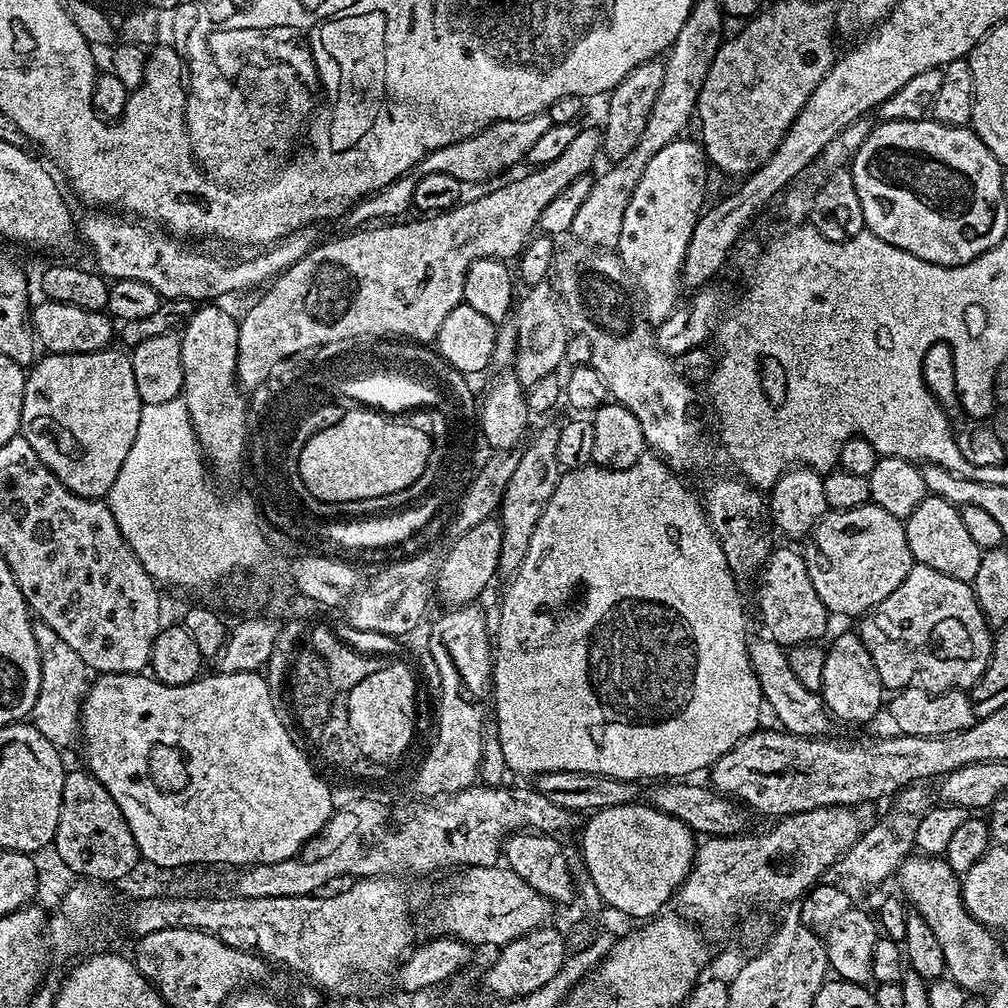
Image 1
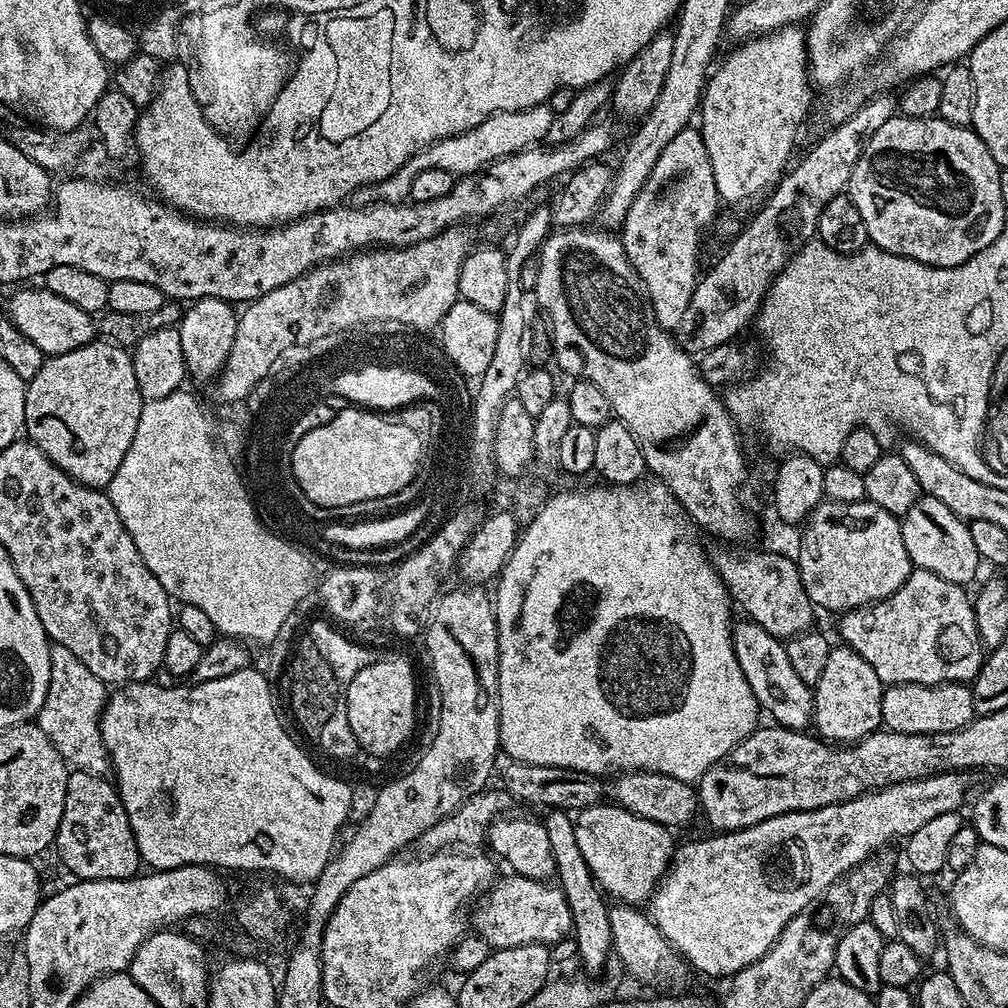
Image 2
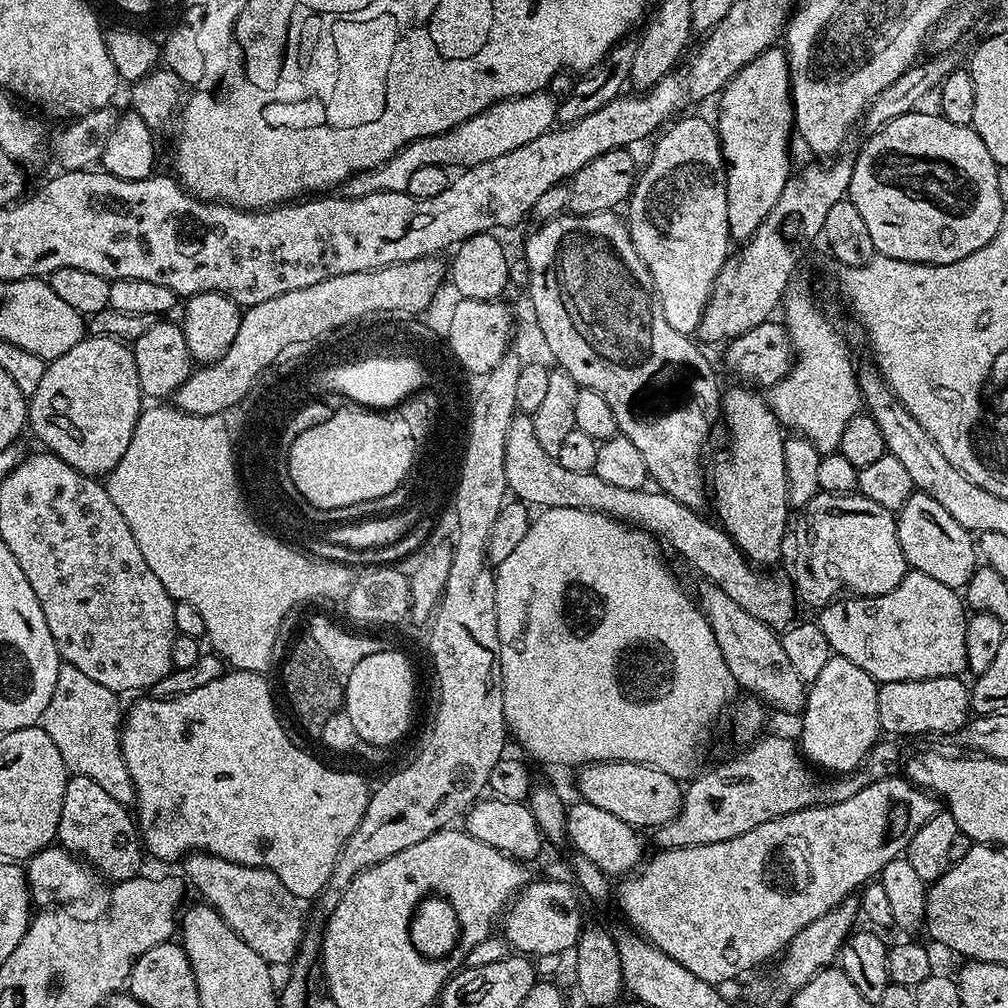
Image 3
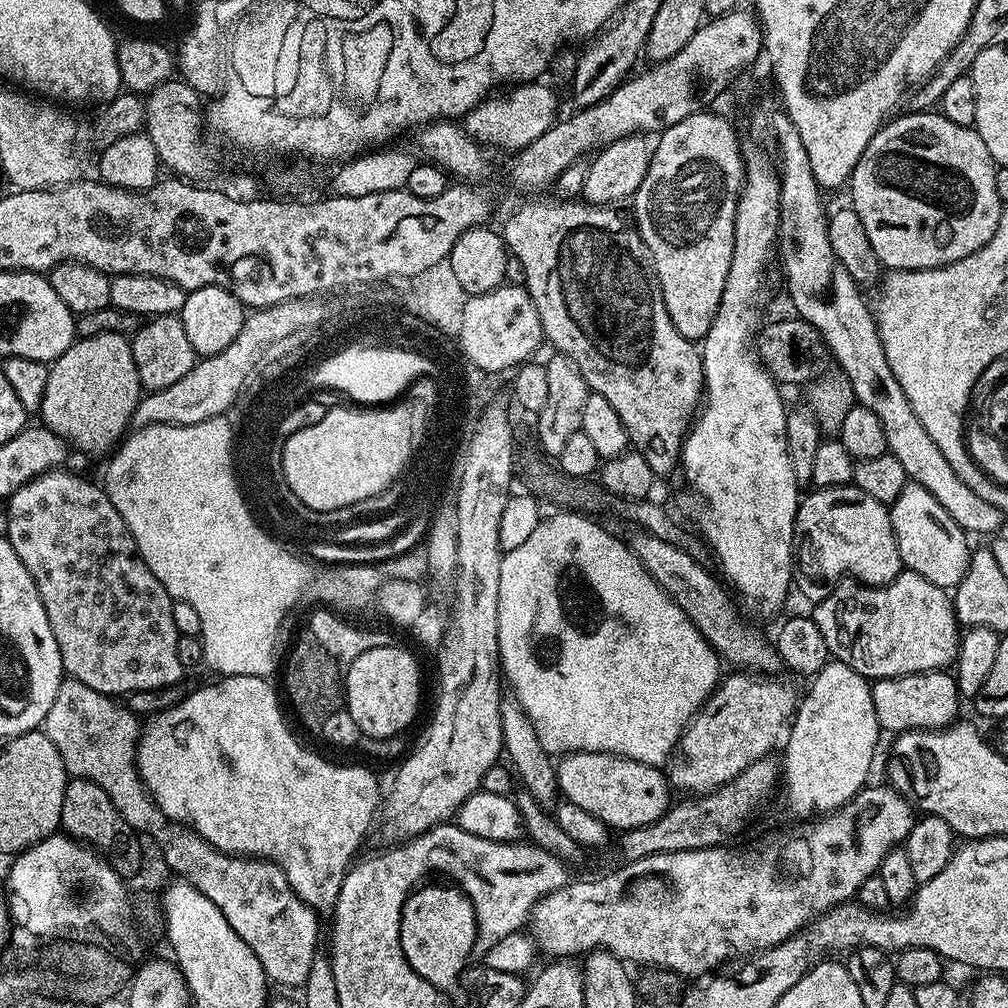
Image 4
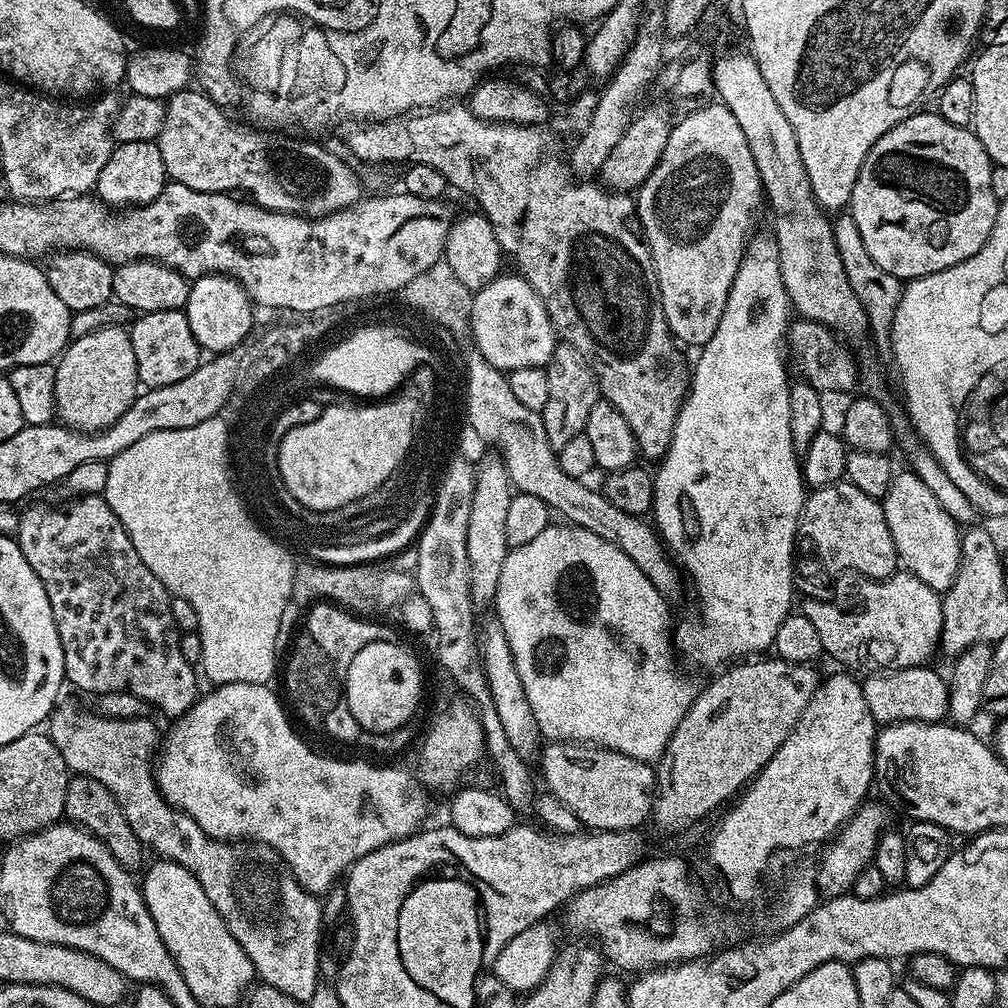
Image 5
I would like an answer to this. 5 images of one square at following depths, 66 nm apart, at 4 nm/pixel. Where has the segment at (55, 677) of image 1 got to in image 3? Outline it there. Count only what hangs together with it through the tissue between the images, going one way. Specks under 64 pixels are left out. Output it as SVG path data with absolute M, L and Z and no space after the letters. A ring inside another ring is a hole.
M61 663L58 670L58 682L54 682L54 694L50 694L50 702L46 706L42 717L42 726L46 734L50 734L50 742L58 746L58 754L62 754L62 762L68 767L72 776L91 778L93 782L98 782L114 802L125 806L131 805L136 798L136 791L130 778L130 770L126 770L124 755L120 749L120 730L122 727L122 708L120 712L121 697L115 692L106 690L99 682L94 682L94 678L82 674L78 666L70 666Z

